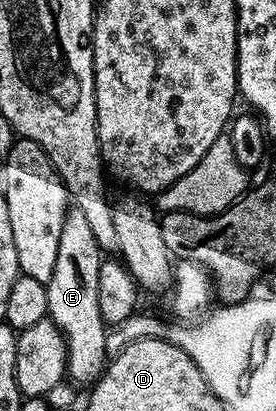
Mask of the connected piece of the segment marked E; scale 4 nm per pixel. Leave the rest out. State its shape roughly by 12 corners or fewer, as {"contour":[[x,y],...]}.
{"contour":[[72,206],[47,282],[67,375],[94,384],[109,356],[97,301],[101,252]]}

